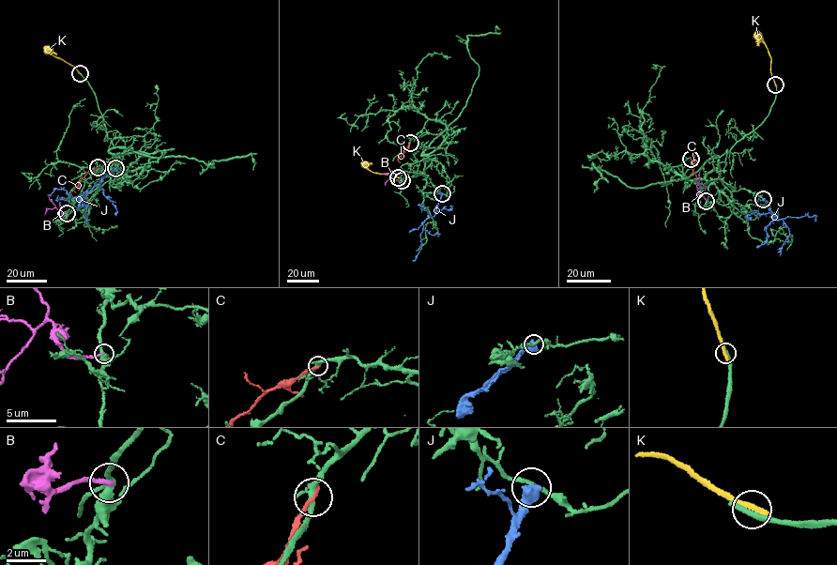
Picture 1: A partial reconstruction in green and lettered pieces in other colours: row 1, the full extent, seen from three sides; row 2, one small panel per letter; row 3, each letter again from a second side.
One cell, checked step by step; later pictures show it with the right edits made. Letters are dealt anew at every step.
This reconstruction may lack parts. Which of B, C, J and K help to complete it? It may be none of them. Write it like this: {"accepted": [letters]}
{"accepted": []}

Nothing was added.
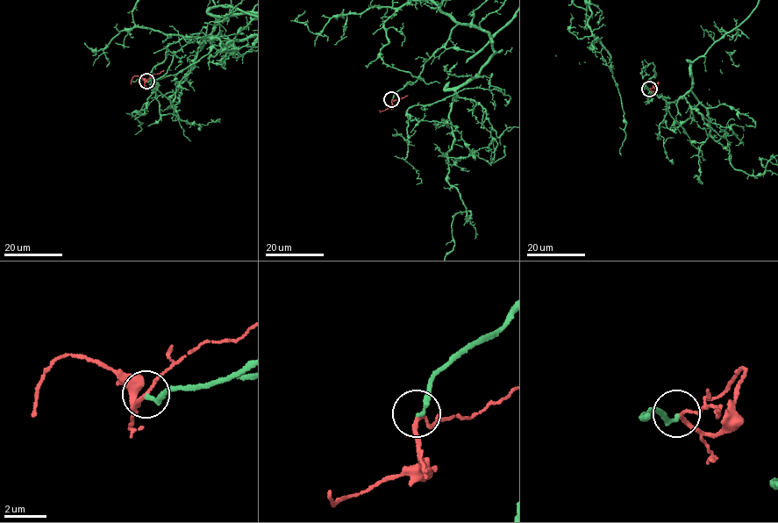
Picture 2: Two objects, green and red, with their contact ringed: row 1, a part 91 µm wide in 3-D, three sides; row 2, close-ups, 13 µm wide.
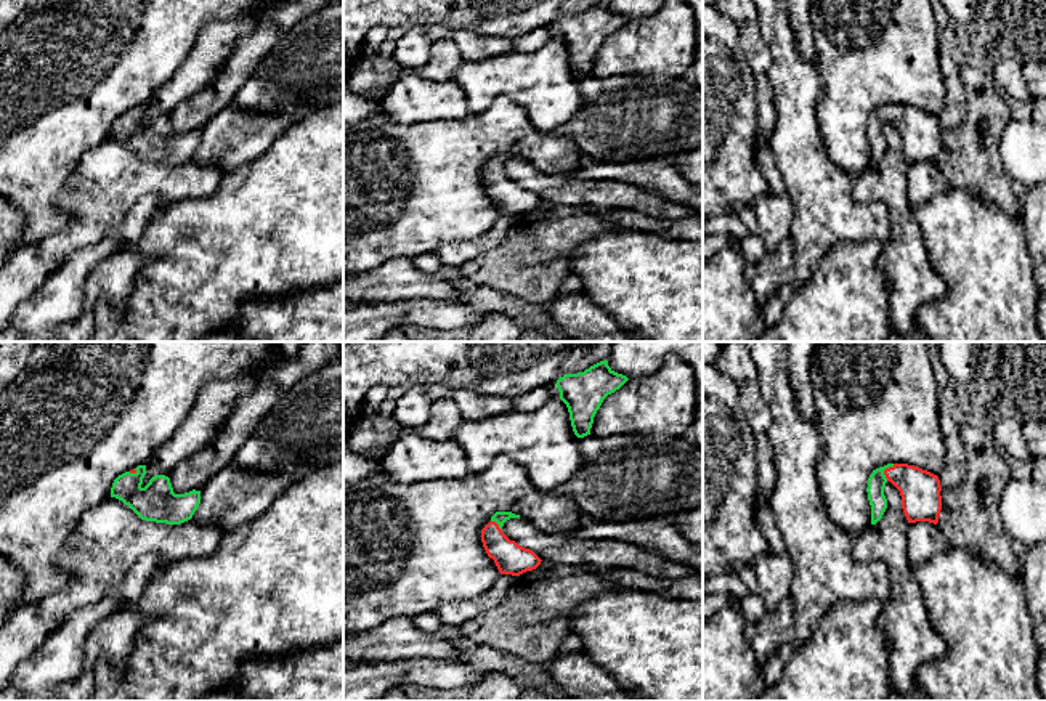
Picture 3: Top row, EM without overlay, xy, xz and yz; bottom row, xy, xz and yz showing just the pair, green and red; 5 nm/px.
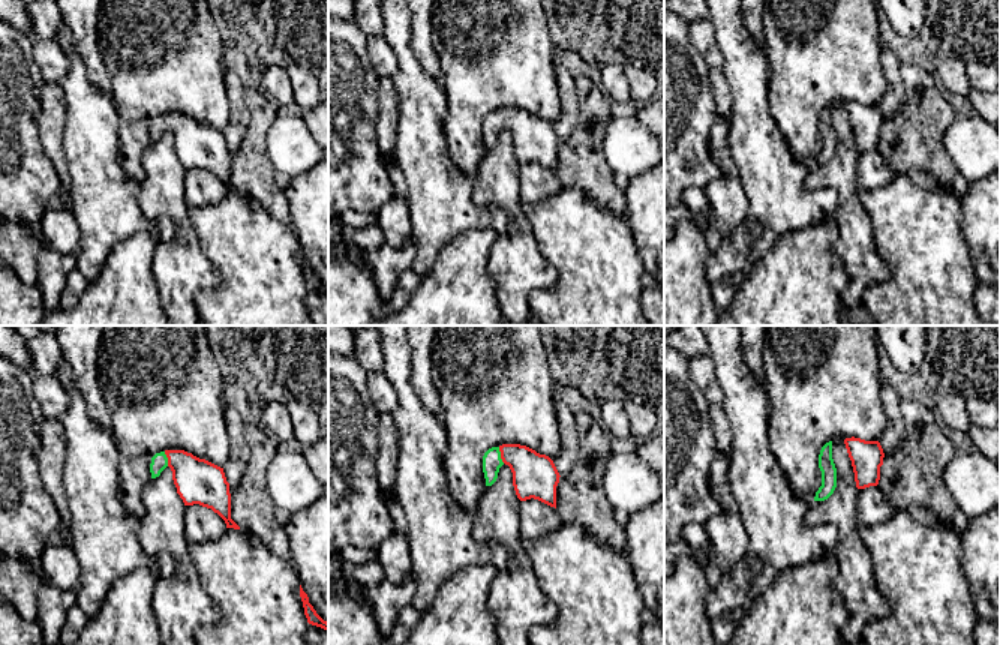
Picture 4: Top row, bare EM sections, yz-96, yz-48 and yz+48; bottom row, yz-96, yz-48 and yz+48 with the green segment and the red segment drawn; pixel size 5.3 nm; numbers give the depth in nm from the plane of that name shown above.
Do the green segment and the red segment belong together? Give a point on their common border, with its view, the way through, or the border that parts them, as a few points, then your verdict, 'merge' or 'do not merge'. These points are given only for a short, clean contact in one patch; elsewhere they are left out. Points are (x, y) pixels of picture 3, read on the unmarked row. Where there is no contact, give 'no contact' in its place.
meets green in yz at (884, 109); runs through yz (876, 122), (884, 109), (902, 116), (920, 130); merge

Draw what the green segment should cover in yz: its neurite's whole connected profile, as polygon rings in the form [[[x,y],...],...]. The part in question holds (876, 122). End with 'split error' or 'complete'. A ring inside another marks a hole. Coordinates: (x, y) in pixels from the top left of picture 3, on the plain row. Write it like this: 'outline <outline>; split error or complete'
outline [[[887,104],[873,111],[868,119],[871,165],[876,165],[886,149],[886,124],[890,122],[902,136],[902,149],[908,164],[929,162],[937,165],[942,151],[942,127],[937,115],[908,104]]]; split error

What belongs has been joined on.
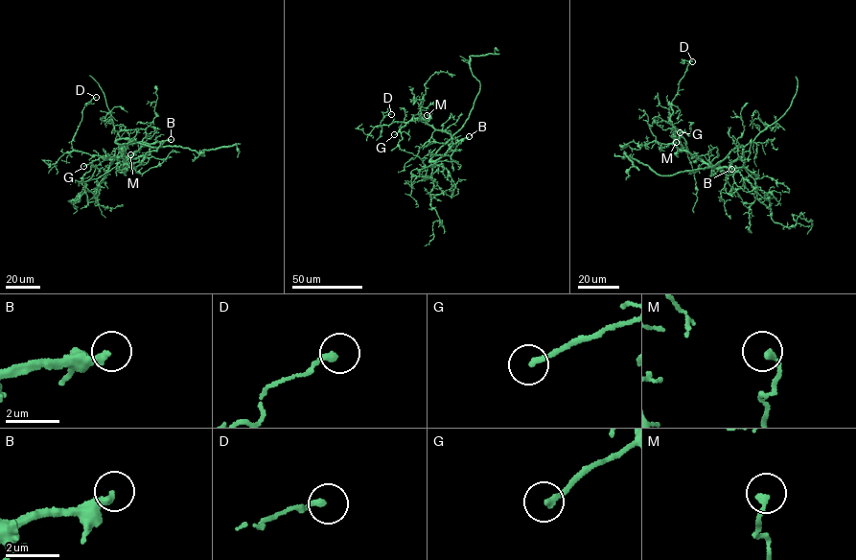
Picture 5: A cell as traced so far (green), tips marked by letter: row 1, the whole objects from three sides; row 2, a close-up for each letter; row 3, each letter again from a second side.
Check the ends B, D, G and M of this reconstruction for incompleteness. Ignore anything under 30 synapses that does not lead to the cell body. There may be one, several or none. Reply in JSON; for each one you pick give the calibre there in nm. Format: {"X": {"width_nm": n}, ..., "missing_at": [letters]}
{"B": {"width_nm": 280}, "missing_at": ["B"]}

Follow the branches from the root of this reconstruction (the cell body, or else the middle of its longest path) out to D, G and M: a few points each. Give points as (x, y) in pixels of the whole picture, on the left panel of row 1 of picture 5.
D: (121, 144), (146, 143), (150, 153), (126, 161), (121, 157), (90, 155), (72, 148), (82, 109), (96, 97)
G: (121, 144), (146, 143), (150, 153), (126, 161), (121, 157), (104, 156), (83, 166)
M: (121, 144), (144, 143), (150, 149), (150, 154), (129, 158), (127, 162), (130, 154)

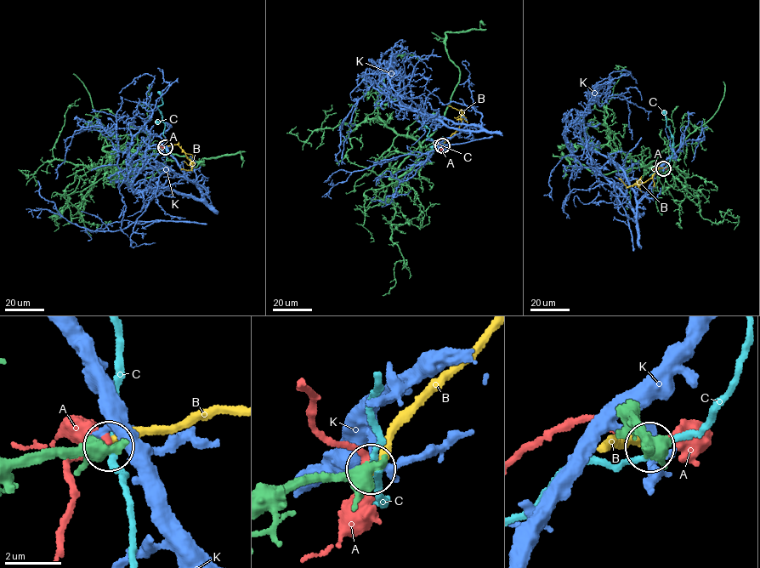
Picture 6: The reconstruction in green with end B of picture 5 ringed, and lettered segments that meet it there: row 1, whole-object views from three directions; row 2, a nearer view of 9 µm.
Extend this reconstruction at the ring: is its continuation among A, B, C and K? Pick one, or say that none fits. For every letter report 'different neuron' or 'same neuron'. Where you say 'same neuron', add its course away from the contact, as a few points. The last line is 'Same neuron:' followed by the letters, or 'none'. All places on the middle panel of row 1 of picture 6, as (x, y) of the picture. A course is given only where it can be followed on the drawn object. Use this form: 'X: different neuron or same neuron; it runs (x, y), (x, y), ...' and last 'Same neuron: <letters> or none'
A: different neuron
B: same neuron; it runs (442, 146), (458, 129), (462, 111), (447, 105)
C: different neuron
K: different neuron
Same neuron: B

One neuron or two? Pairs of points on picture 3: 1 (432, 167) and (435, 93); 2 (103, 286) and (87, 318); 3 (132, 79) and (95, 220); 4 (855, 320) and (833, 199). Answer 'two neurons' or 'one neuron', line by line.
1: two neurons
2: one neuron
3: two neurons
4: two neurons

